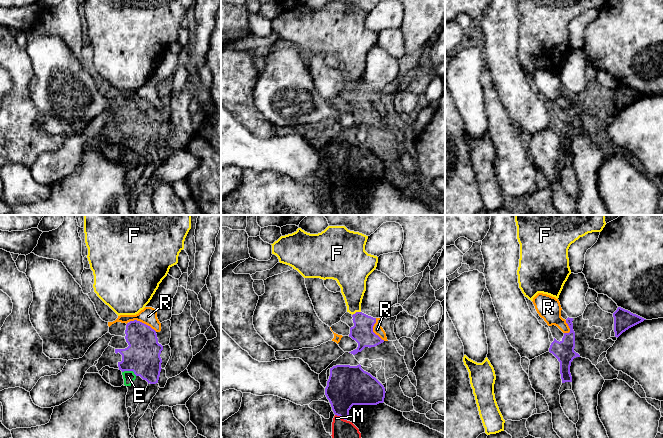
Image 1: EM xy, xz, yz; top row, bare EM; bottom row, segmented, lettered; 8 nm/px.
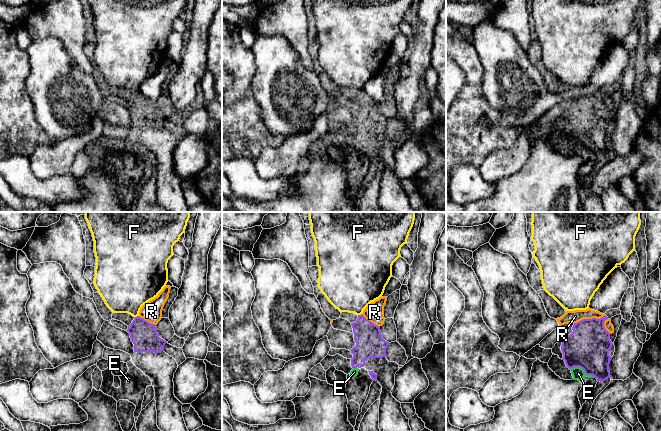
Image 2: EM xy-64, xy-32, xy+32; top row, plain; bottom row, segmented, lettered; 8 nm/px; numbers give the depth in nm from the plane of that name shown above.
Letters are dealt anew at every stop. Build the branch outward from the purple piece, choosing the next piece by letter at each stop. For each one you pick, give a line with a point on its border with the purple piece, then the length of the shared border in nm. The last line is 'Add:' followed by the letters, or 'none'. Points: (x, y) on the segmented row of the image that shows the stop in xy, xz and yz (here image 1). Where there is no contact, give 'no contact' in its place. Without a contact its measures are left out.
E: contact xy (129, 370); length 120 nm
M: contact xz (341, 417); length 110 nm
Add: E, M

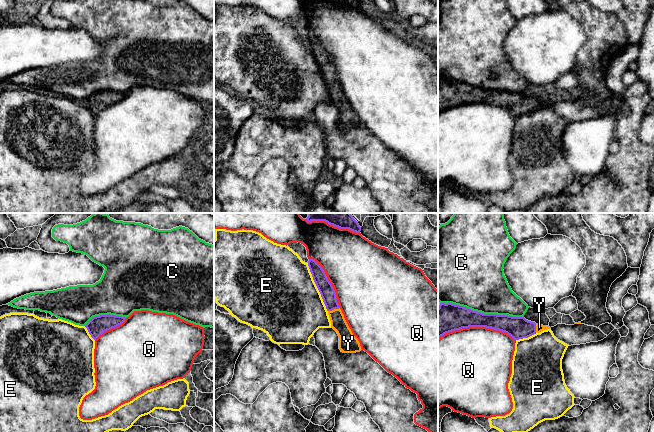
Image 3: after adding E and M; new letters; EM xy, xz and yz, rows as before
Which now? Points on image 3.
Y: contact xz (333, 309); length 100 nm
Add: Y

